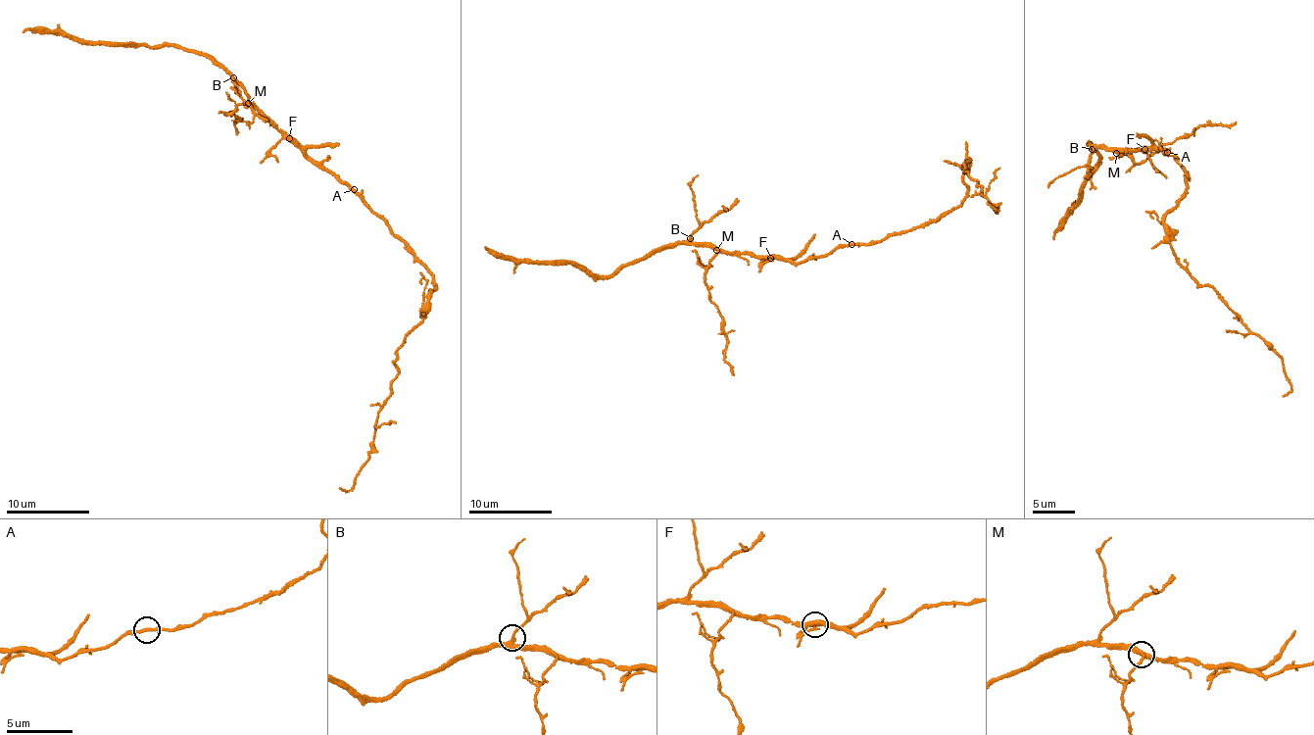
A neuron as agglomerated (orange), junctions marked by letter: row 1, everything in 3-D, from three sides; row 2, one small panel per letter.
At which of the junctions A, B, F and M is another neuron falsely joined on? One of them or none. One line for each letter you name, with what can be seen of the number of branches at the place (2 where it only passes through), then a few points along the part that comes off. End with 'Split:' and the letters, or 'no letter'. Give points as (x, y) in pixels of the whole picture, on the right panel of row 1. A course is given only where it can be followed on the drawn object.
Split: no letter

